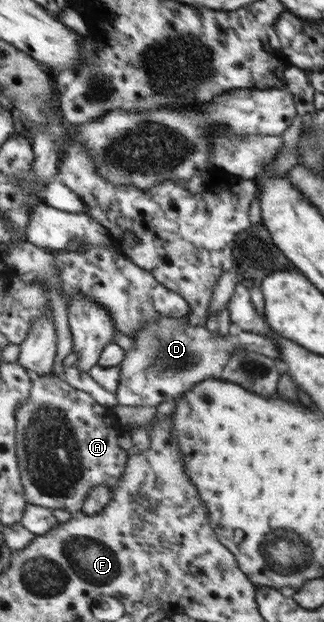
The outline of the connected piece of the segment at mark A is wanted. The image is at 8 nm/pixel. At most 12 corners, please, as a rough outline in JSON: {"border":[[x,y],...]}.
{"border":[[56,374],[18,410],[28,502],[116,492],[118,414]]}

